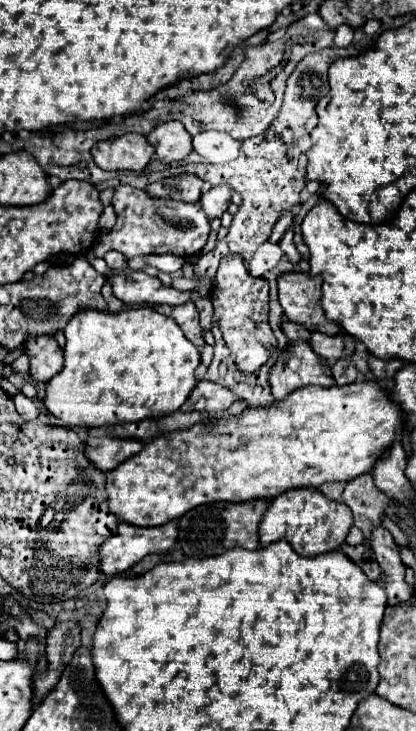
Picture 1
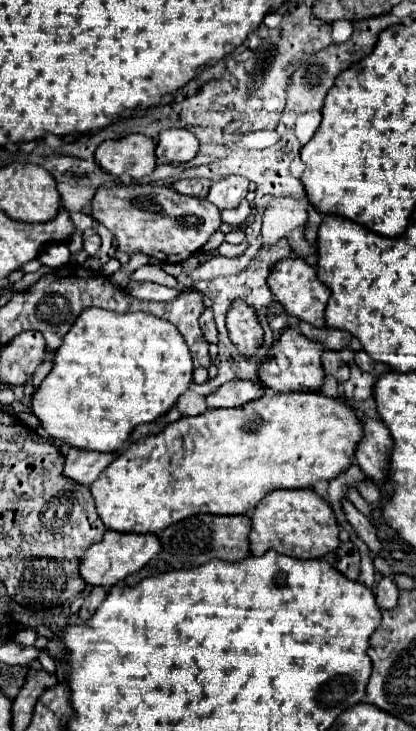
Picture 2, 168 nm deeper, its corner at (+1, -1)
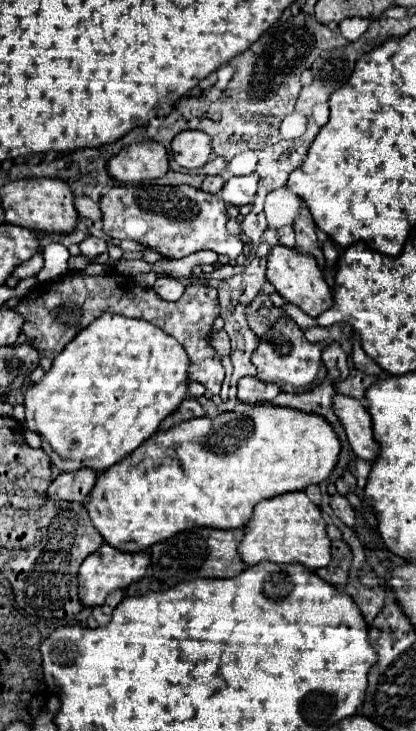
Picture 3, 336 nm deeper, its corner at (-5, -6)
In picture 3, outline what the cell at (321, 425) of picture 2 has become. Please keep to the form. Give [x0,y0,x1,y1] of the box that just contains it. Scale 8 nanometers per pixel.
[86,403,340,551]

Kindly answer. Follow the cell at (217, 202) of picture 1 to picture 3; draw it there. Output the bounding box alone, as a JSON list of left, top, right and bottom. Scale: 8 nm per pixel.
[220,173,258,207]

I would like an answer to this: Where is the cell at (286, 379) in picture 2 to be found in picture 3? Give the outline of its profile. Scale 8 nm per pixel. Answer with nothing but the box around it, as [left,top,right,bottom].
[252,317,328,393]

